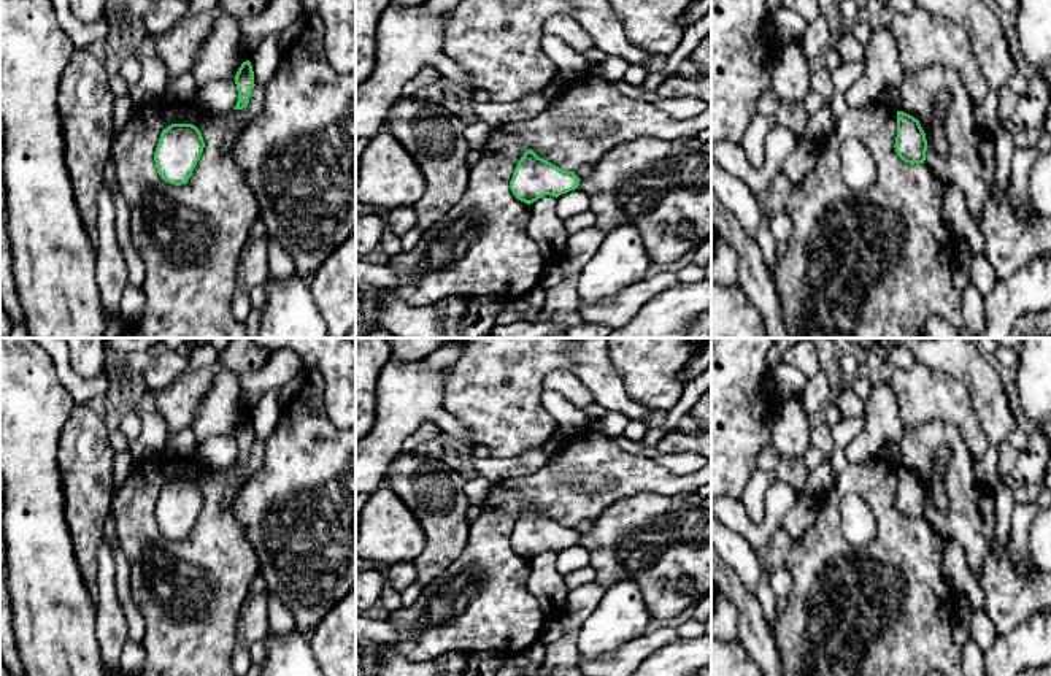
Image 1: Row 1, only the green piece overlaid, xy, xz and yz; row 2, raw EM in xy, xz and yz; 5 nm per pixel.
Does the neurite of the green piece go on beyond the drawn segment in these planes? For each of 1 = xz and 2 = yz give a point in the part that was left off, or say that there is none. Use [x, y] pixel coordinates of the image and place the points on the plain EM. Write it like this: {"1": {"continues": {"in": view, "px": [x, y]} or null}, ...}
{"1": {"continues": null}, "2": {"continues": null}}

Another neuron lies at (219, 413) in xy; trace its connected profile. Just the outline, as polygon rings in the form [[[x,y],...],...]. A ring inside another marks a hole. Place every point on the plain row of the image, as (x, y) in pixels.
[[[218,368],[211,389],[200,401],[192,424],[198,443],[208,438],[233,436],[249,409],[241,406],[238,376]]]

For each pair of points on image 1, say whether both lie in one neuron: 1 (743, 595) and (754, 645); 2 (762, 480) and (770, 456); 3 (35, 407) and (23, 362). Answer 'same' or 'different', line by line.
1: same
2: different
3: same

